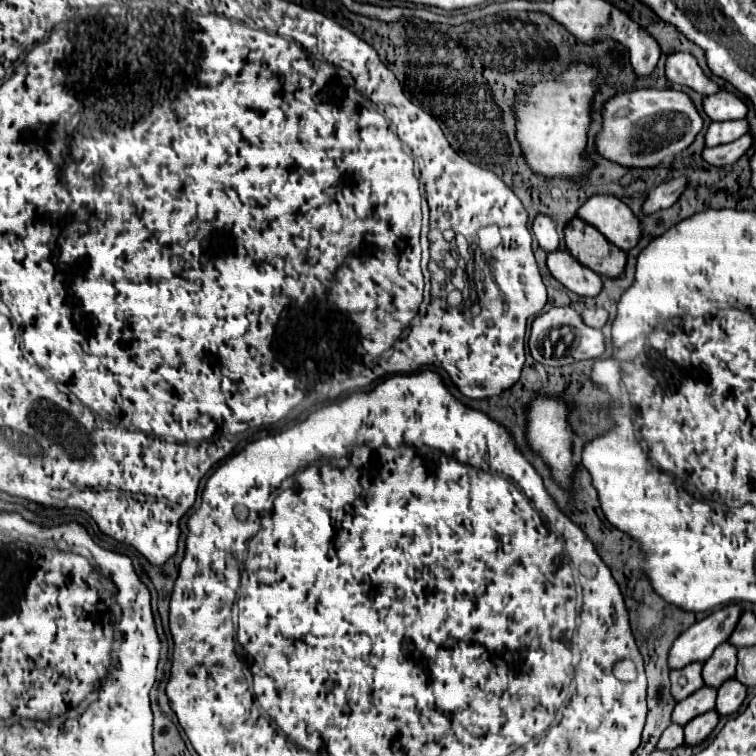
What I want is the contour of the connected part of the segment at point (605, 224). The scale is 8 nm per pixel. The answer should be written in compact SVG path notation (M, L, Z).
M594 194L580 208L578 218L596 226L600 234L620 250L630 250L640 240L640 224L632 210L616 196Z

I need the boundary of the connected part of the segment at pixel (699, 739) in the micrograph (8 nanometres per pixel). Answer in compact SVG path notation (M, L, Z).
M710 710L708 714L688 722L688 726L684 726L684 746L702 744L710 736L710 732L716 728L716 724L718 724L716 710Z

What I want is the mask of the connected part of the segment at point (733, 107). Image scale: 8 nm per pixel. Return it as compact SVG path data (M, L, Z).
M716 92L712 96L706 96L702 100L702 108L706 112L706 116L714 122L722 122L722 120L738 120L738 118L744 118L748 108L746 104L730 94L730 92Z

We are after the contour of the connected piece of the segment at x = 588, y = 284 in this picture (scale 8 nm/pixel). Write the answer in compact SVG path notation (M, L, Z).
M556 250L550 252L546 258L546 266L550 274L564 284L570 292L578 296L596 296L602 290L602 278L594 274L590 268L582 266L568 254L566 250Z

